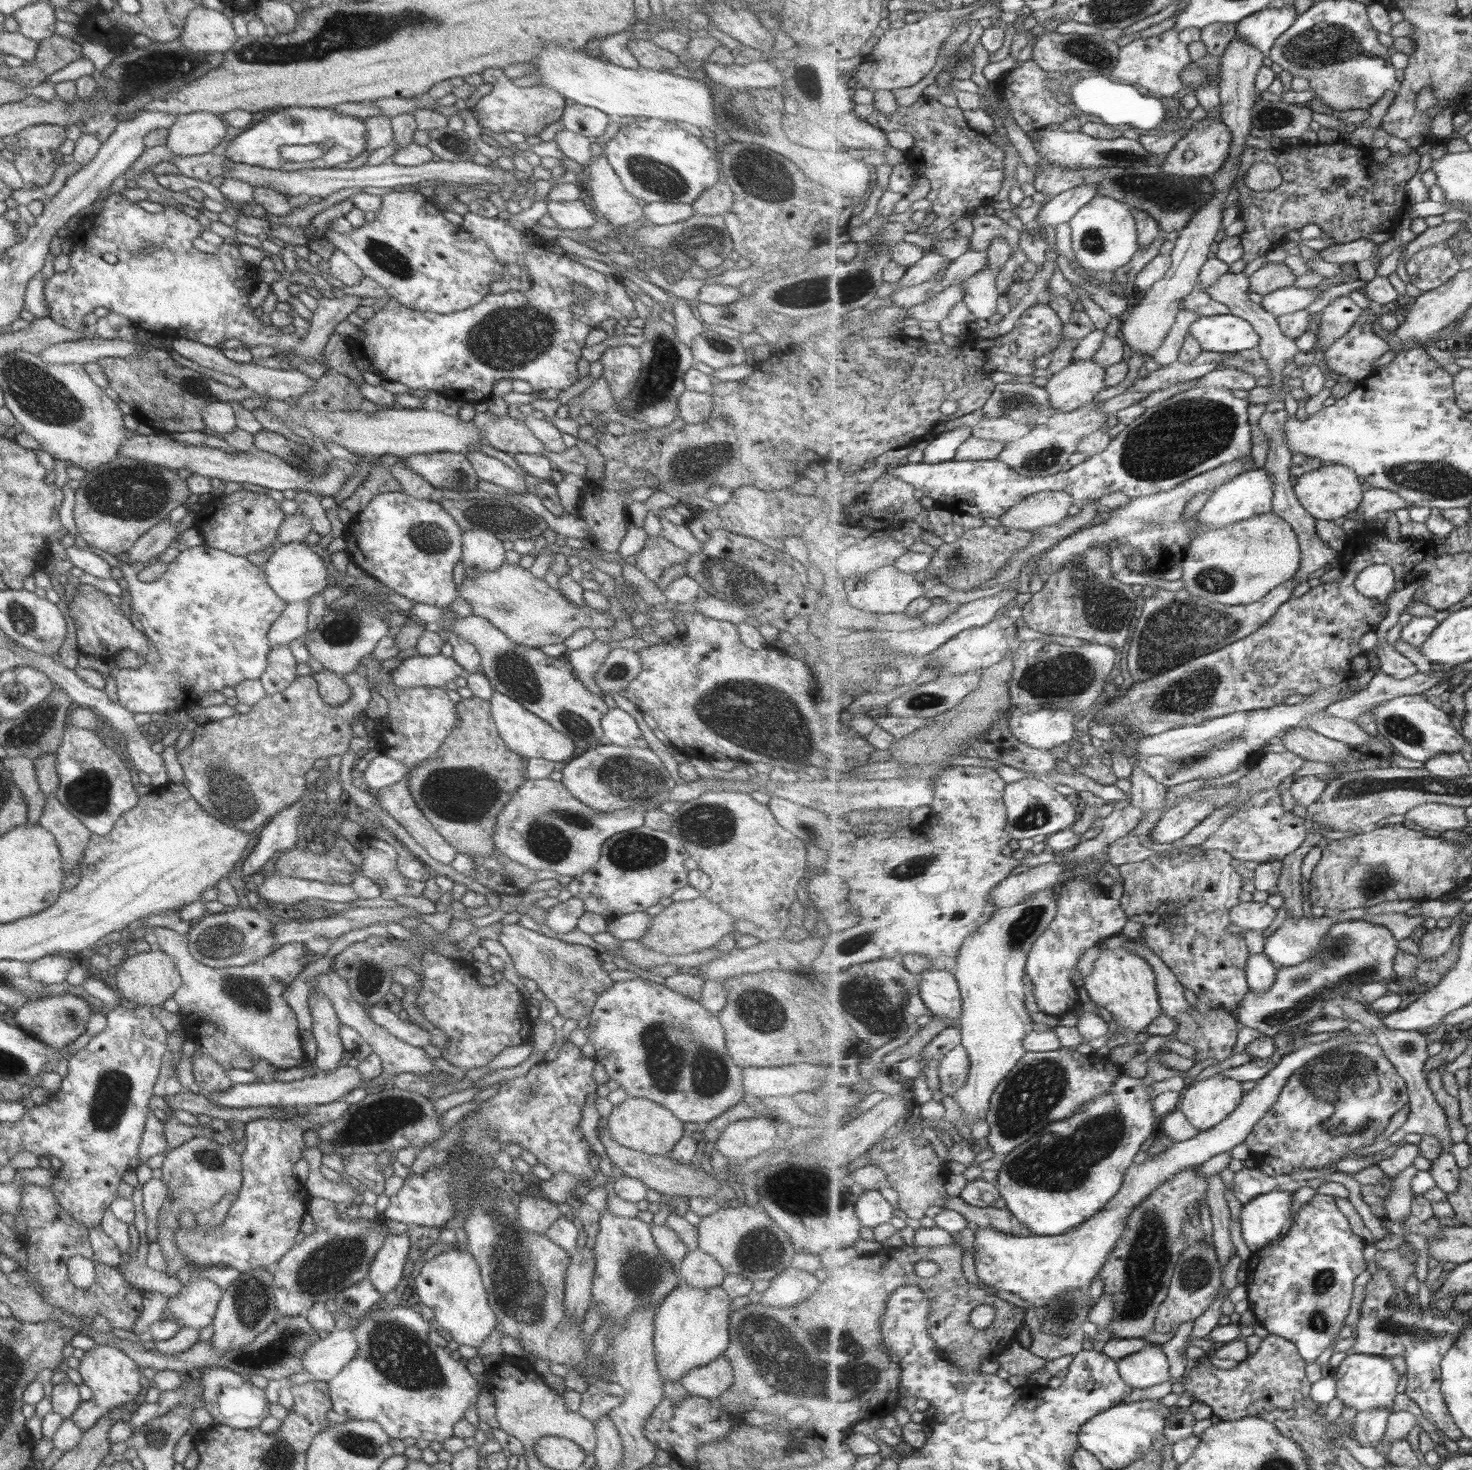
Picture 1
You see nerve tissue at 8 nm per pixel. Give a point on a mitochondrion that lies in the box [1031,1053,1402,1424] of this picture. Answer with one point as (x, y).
(1148, 1257)

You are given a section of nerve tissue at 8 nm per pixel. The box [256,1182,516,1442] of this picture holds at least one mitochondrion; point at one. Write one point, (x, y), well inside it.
(400, 1356)

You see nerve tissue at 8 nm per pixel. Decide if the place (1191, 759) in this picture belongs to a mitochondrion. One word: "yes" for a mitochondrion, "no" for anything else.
yes

